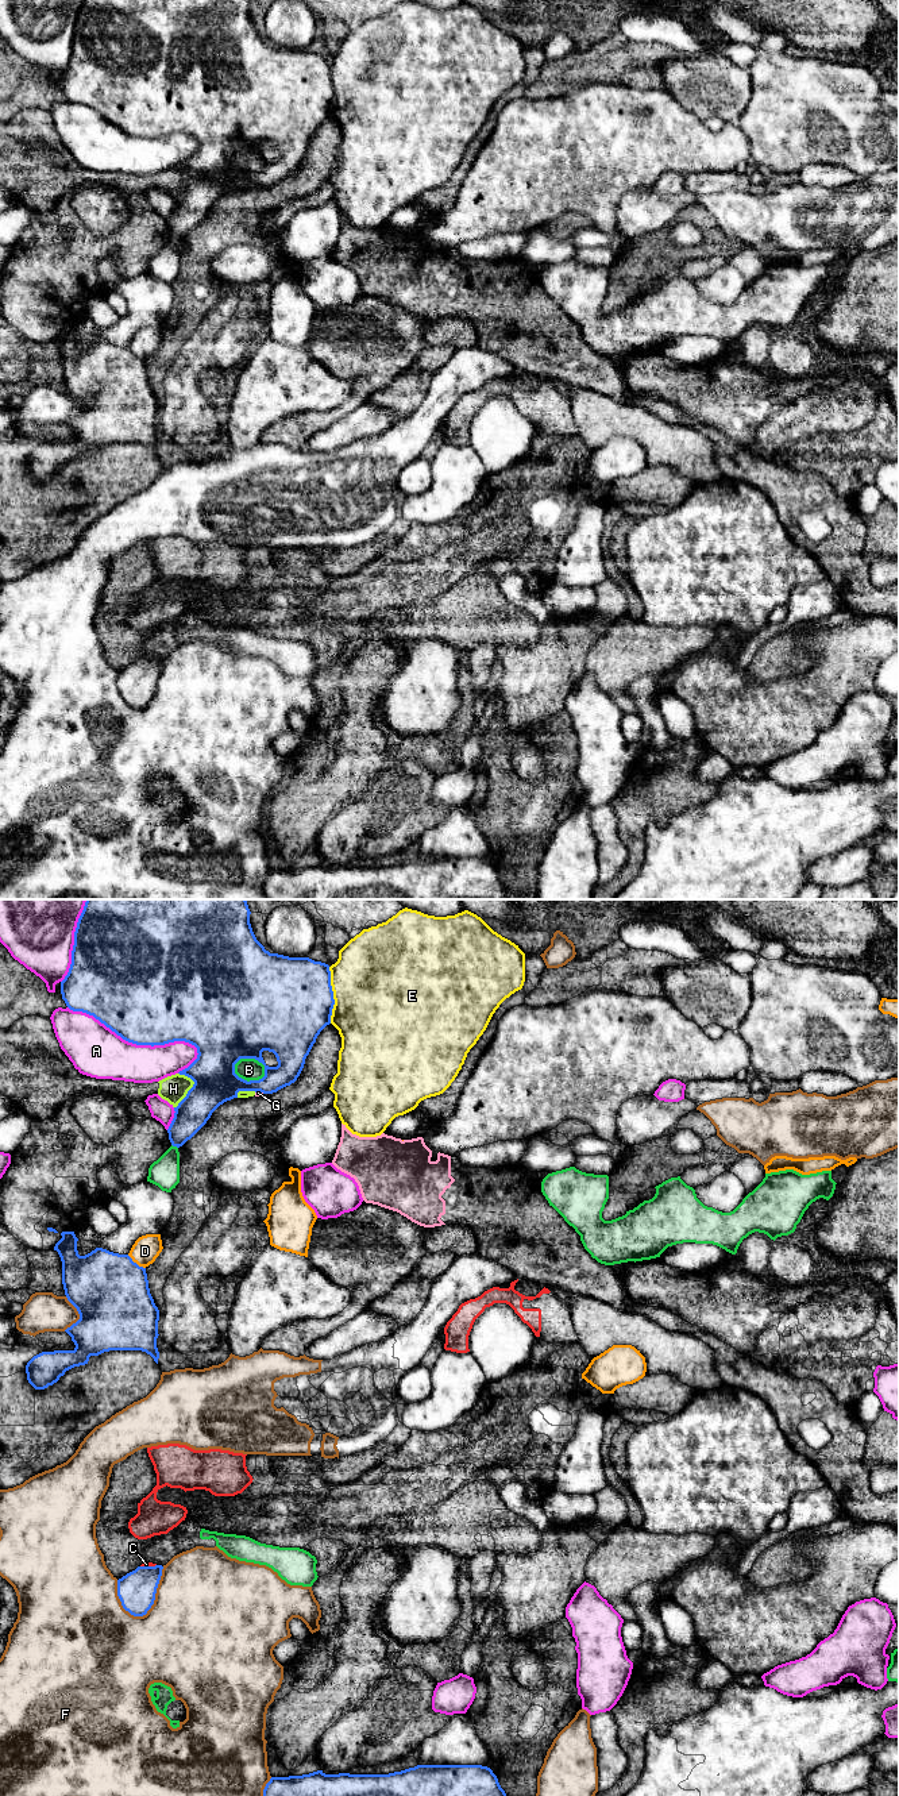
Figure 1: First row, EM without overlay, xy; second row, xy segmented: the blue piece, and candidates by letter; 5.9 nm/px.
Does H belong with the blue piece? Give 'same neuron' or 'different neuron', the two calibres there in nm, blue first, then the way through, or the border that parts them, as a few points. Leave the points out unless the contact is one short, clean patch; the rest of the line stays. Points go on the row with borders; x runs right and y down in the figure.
different neuron; calibres 260 and 160 nm

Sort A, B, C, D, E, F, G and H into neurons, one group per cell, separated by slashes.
A / B / C / D / E / F / G H

